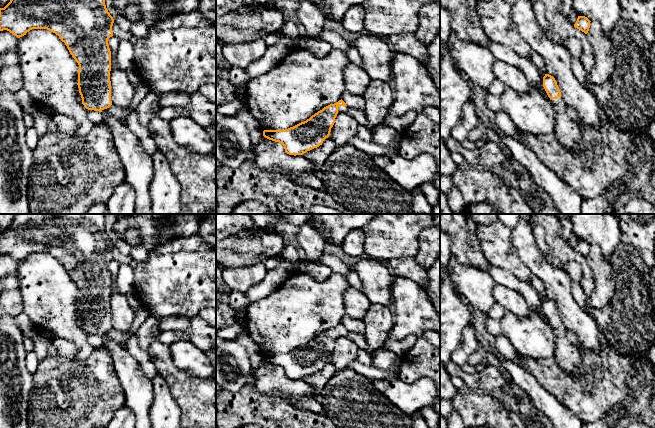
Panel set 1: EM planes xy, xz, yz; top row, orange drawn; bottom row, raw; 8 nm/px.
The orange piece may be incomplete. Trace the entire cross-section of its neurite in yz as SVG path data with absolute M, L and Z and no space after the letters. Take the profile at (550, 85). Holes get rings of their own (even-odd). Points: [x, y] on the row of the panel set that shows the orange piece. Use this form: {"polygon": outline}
{"polygon": "M549 74L543 77L543 87L551 99L555 110L554 134L562 145L571 151L579 147L581 134L575 120L566 113L567 104L564 101L555 78Z"}

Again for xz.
{"polygon": "M341 99L324 107L306 121L286 130L264 130L263 136L281 143L289 155L303 155L322 145L330 135L336 116L345 113L347 109L348 106Z"}

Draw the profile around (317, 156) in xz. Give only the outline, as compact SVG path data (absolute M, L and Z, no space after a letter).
M329 136L323 143L310 151L307 151L303 156L313 164L313 169L316 174L323 167L328 157L337 149L335 141Z

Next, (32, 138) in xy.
M30 127L26 129L25 138L28 147L33 151L39 141L39 136L34 127Z

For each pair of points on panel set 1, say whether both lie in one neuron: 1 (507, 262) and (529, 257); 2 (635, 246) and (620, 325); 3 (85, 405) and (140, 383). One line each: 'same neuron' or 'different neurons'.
1: different neurons
2: same neuron
3: different neurons

